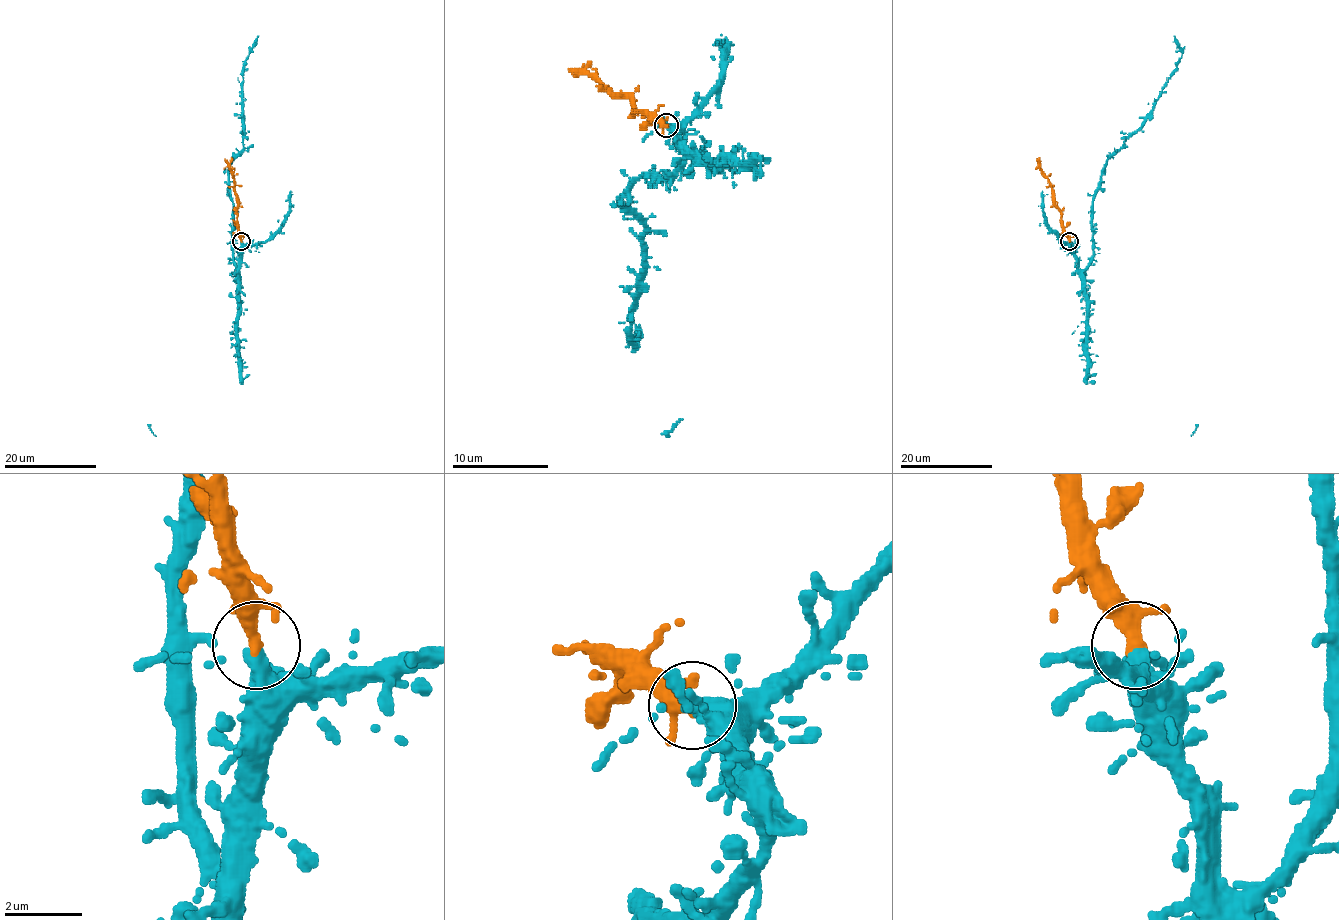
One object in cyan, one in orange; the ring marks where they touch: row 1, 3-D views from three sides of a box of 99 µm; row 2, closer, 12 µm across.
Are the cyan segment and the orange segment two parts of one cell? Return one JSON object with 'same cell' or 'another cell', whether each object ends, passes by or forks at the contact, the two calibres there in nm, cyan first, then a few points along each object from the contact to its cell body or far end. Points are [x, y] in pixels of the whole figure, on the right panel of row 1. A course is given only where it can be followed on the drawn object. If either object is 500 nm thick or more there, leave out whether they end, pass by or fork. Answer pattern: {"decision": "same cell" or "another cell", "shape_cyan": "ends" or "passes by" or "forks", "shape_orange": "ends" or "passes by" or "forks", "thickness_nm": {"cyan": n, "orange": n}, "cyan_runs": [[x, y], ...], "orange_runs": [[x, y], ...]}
{"decision": "same cell", "shape_cyan": "passes by", "shape_orange": "passes by", "thickness_nm": {"cyan": 320, "orange": 280}, "cyan_runs": [[1069, 242], [1083, 269], [1093, 255], [1092, 201], [1101, 170], [1142, 125], [1177, 67], [1182, 50], [1174, 36]], "orange_runs": [[1069, 240], [1060, 220], [1060, 209], [1055, 203], [1051, 184], [1036, 158]]}

